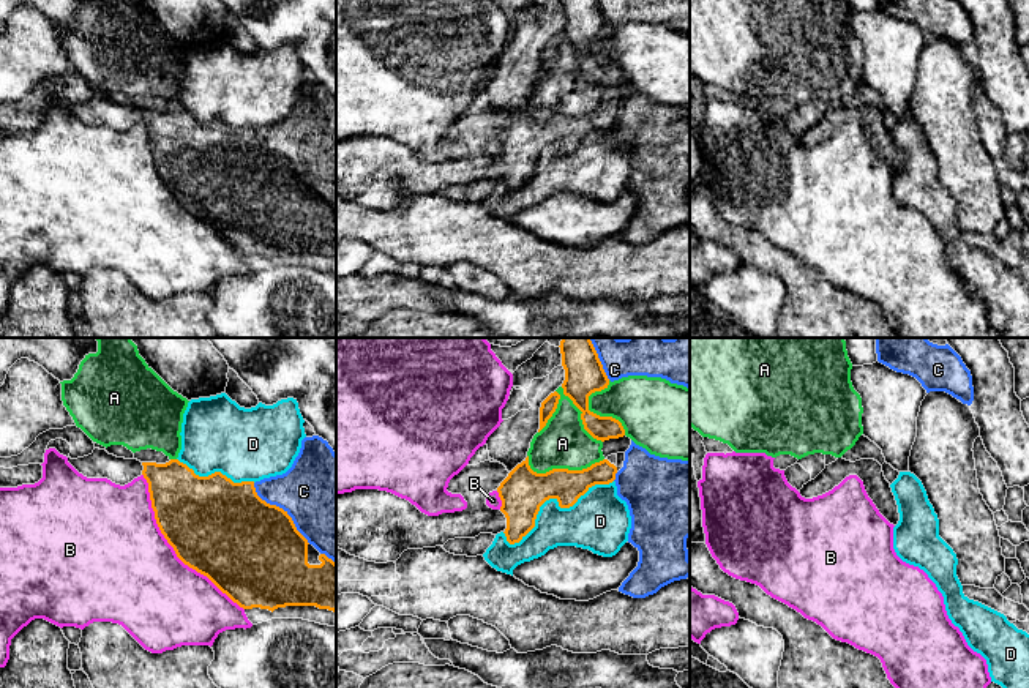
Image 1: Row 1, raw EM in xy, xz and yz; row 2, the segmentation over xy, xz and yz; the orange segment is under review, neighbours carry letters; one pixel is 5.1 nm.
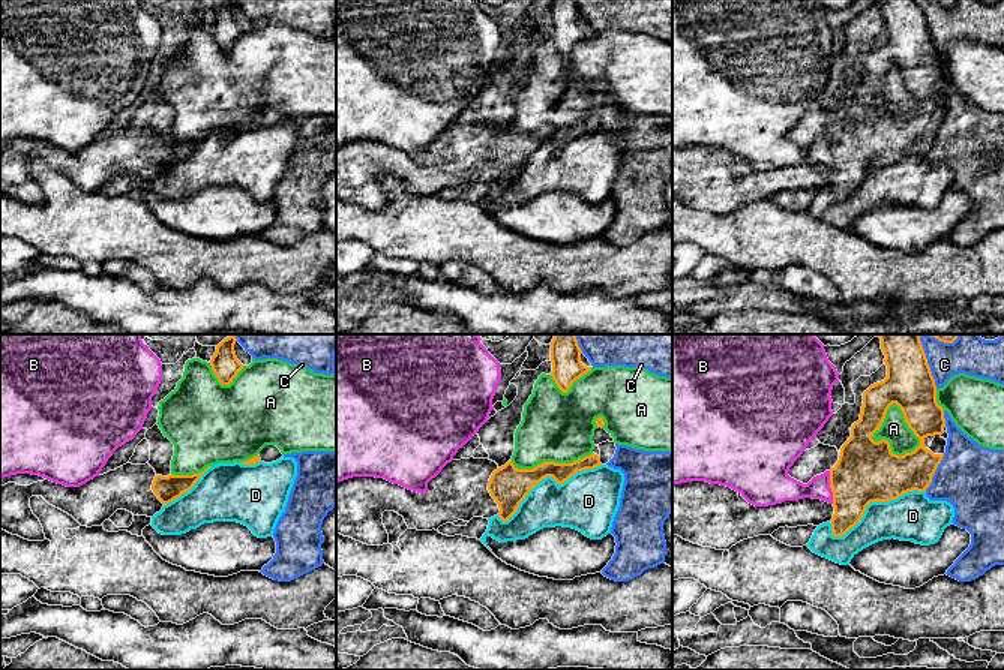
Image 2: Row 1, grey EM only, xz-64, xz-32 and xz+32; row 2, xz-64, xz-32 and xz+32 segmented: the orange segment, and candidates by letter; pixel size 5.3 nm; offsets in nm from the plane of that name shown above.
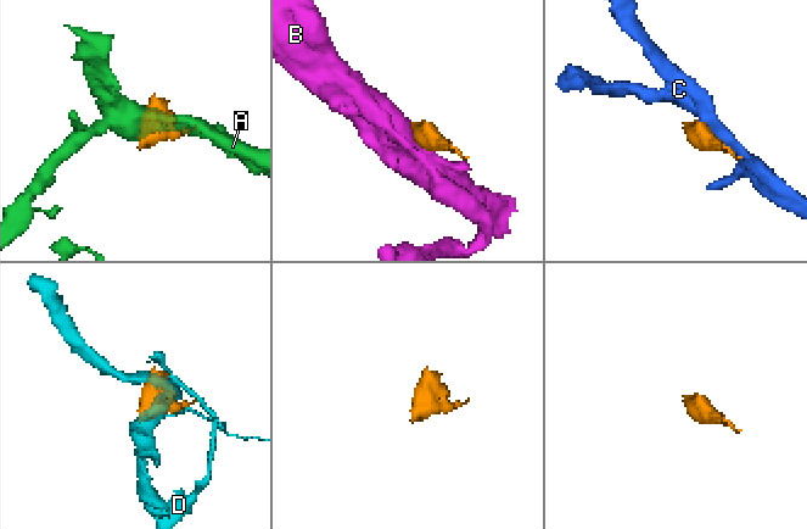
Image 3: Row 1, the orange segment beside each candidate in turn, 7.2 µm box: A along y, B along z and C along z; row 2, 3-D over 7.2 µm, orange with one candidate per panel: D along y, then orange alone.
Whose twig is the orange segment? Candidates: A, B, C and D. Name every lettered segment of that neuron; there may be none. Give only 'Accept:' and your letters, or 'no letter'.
Accept: no letter

